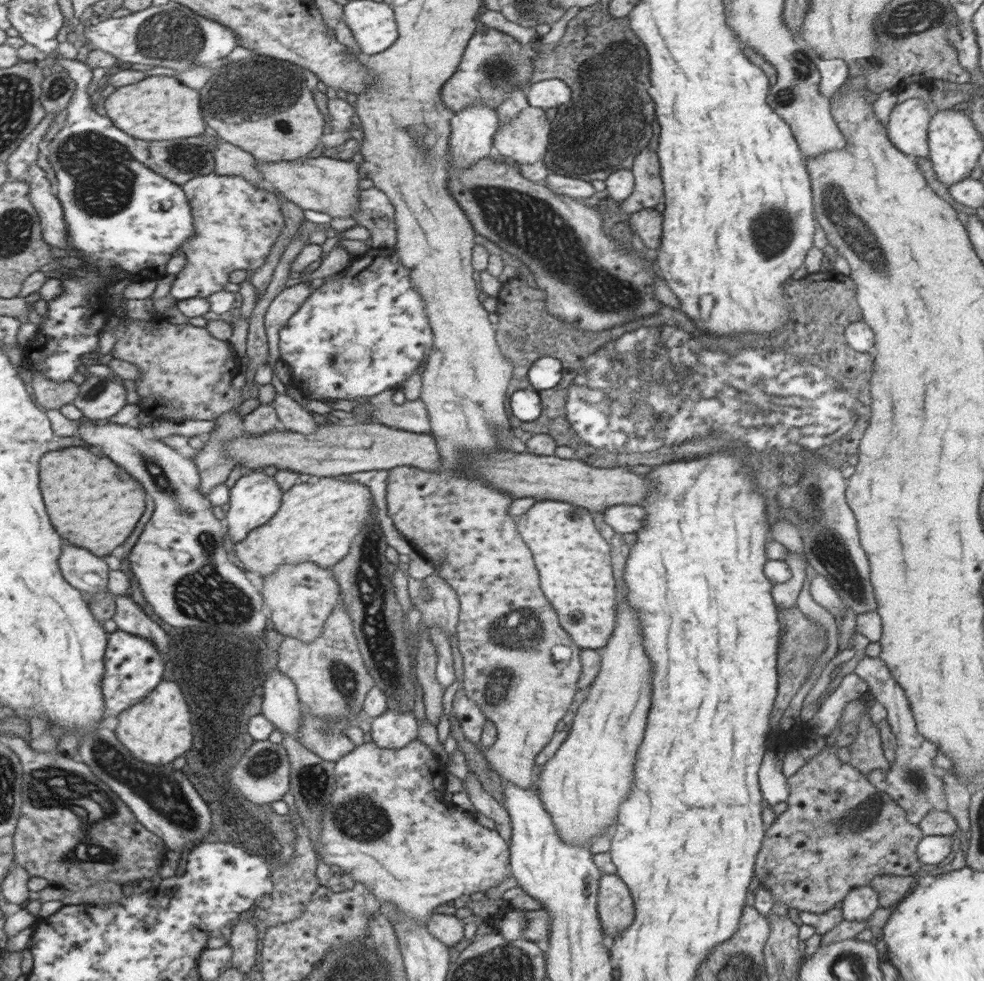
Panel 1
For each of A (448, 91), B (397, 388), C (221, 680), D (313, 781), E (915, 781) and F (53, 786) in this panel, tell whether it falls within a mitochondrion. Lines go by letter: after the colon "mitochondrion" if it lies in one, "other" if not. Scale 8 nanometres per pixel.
A: other
B: other
C: mitochondrion
D: mitochondrion
E: mitochondrion
F: mitochondrion

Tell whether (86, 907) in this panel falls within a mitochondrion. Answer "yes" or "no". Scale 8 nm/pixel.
no

